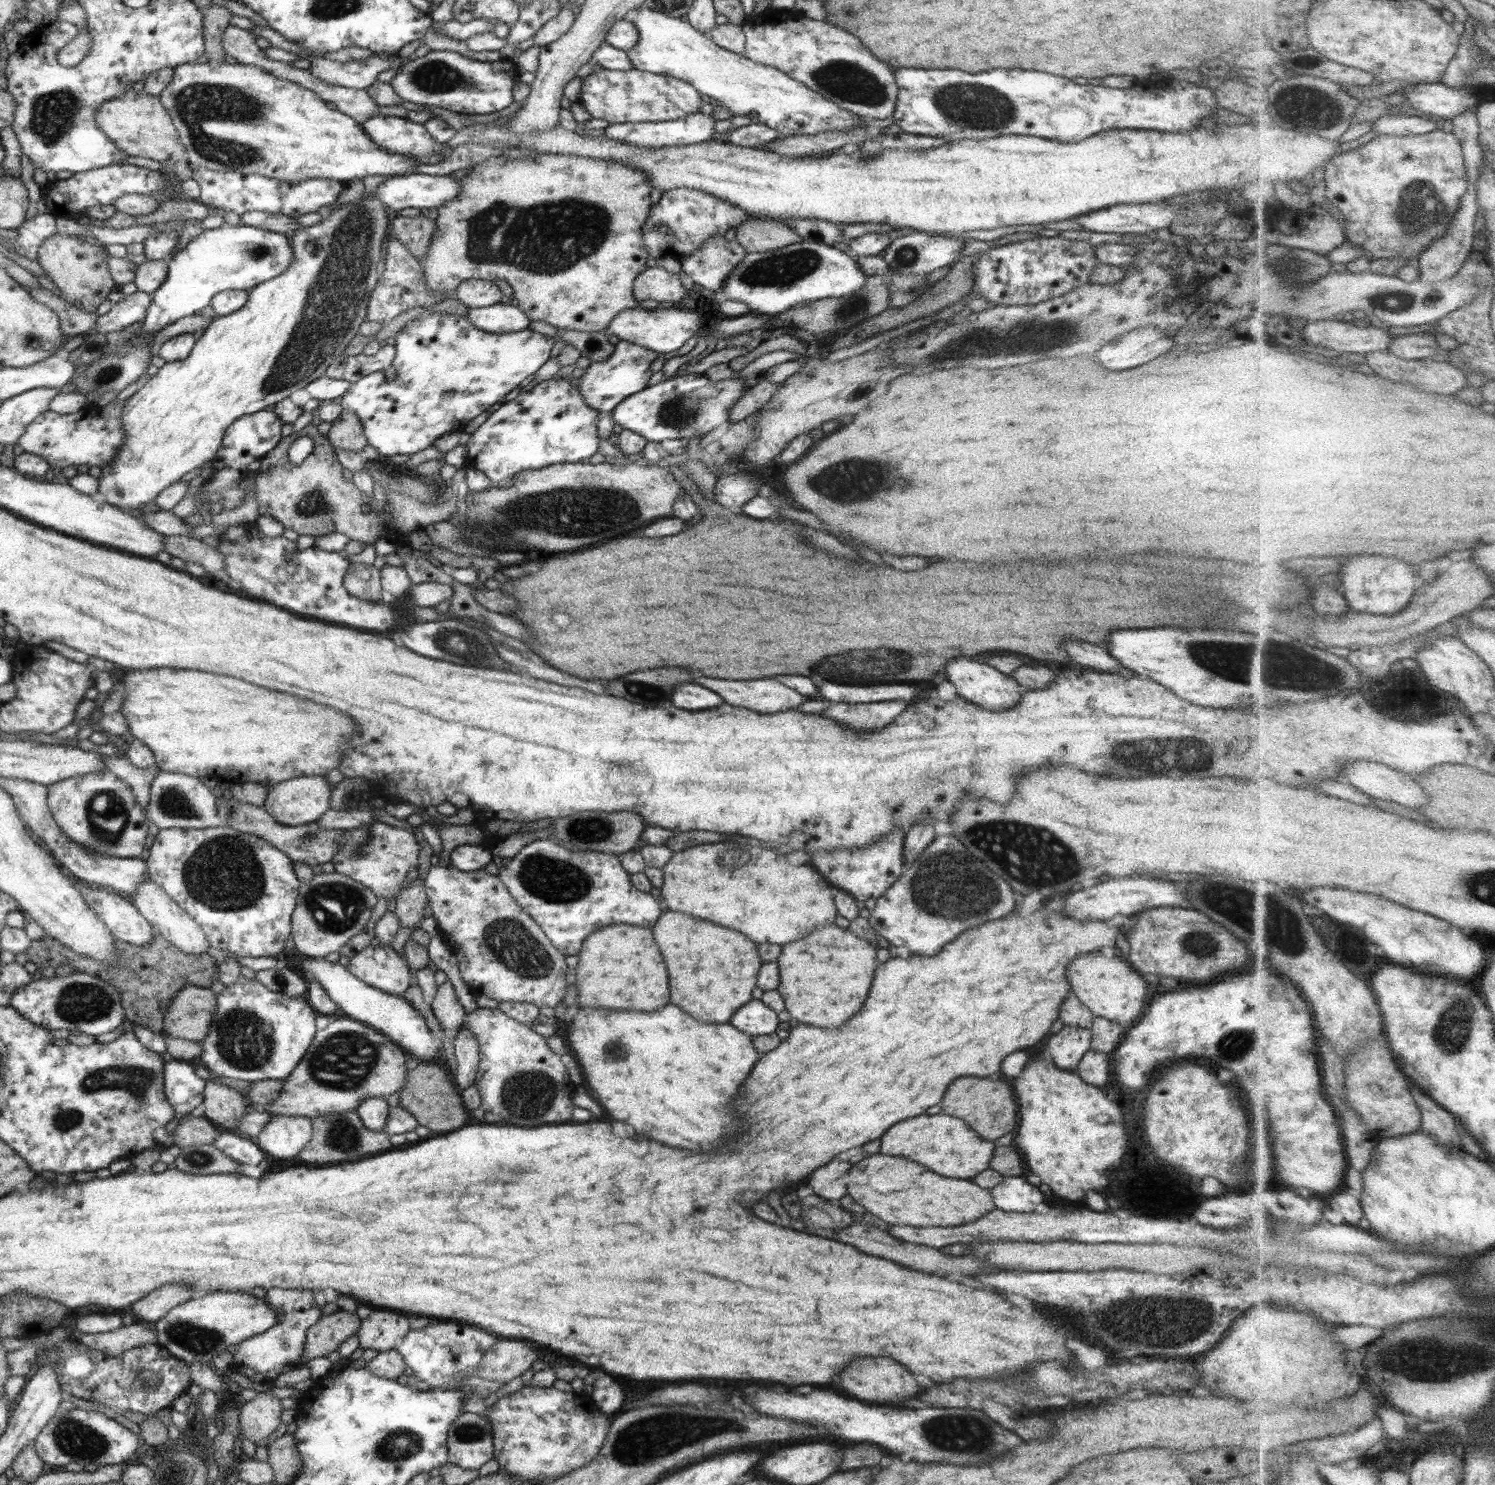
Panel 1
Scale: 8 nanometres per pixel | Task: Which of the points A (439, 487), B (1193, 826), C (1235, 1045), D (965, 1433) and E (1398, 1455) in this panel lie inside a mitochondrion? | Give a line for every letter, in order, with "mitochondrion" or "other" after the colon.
A: other
B: other
C: mitochondrion
D: mitochondrion
E: other

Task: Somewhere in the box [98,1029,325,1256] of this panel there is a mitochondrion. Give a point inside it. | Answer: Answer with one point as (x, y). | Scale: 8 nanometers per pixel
(194, 1158)

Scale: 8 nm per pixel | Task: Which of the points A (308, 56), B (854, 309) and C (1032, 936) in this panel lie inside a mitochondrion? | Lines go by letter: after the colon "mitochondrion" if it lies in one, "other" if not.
A: other
B: mitochondrion
C: other

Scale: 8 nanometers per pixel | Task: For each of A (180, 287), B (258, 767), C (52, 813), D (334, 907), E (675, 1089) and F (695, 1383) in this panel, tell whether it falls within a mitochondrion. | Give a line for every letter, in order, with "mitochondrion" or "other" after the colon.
A: other
B: other
C: other
D: mitochondrion
E: other
F: other

